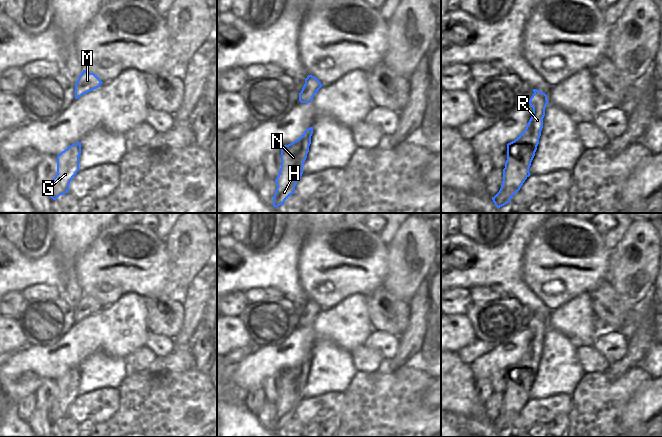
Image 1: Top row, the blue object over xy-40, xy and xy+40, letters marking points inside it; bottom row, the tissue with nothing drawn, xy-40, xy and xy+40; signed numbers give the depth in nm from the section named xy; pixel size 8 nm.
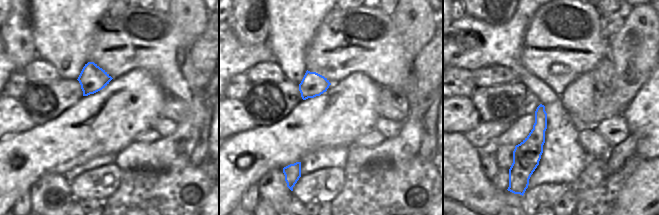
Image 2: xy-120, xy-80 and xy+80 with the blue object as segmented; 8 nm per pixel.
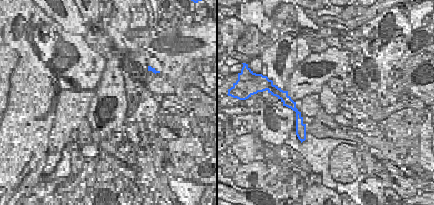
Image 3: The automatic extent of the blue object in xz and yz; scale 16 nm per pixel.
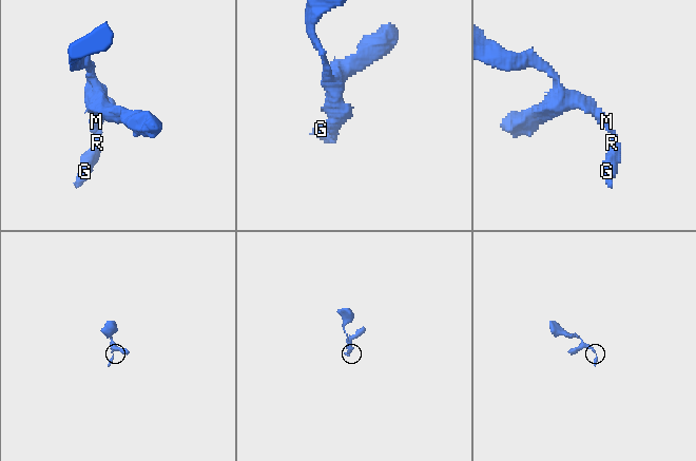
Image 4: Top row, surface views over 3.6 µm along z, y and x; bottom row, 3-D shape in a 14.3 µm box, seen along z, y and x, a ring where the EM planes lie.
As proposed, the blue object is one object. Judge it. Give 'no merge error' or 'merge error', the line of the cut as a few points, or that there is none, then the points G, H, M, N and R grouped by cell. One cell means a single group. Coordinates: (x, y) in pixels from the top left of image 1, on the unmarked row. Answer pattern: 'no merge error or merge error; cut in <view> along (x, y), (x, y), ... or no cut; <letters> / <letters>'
no merge error; no cut; G H M N R

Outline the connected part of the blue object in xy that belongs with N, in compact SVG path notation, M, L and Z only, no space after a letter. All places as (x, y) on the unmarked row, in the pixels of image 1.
M310 351L296 365L281 372L281 392L275 403L277 412L273 420L273 431L283 429L295 417L295 410L303 398L312 358L313 351Z

